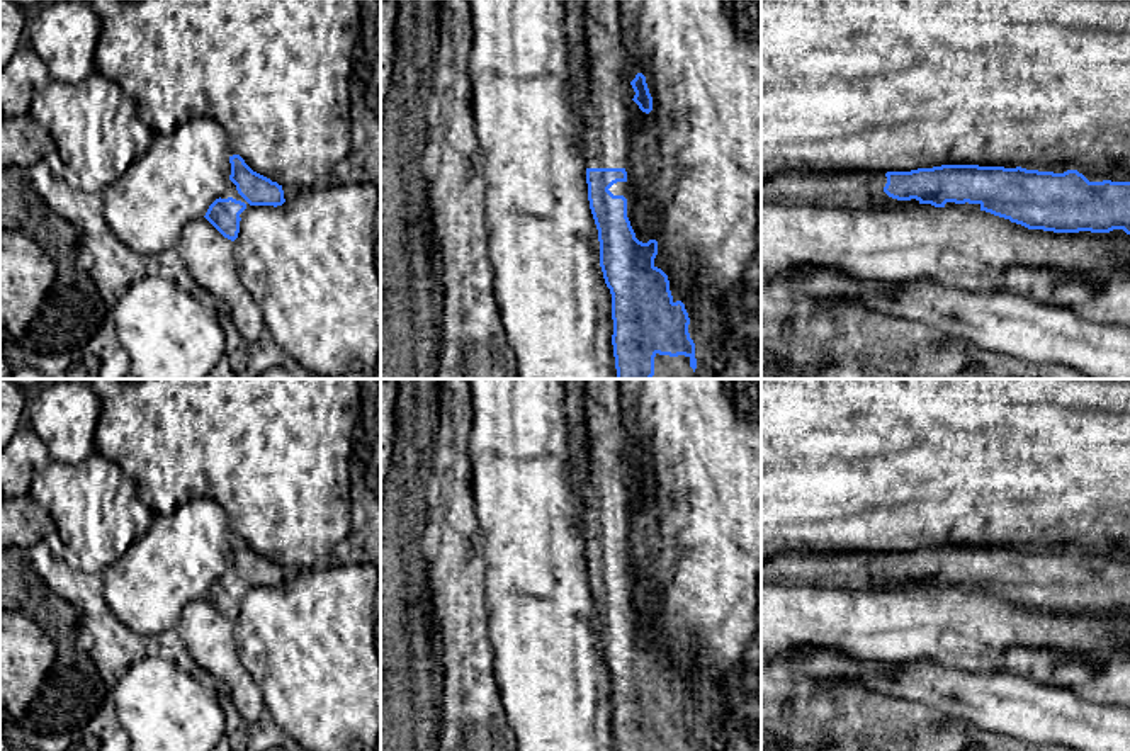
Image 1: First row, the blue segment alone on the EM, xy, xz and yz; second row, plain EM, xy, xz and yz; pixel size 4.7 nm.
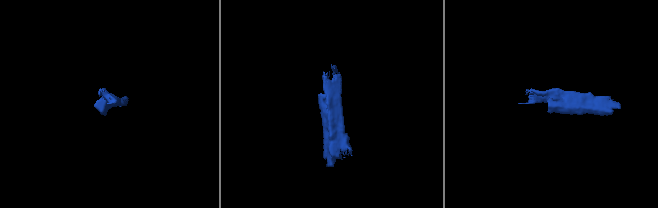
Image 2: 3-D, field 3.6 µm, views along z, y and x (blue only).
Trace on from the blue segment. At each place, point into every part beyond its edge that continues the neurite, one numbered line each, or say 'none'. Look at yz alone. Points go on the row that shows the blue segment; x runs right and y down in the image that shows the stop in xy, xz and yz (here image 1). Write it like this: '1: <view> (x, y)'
1: yz (857, 191)

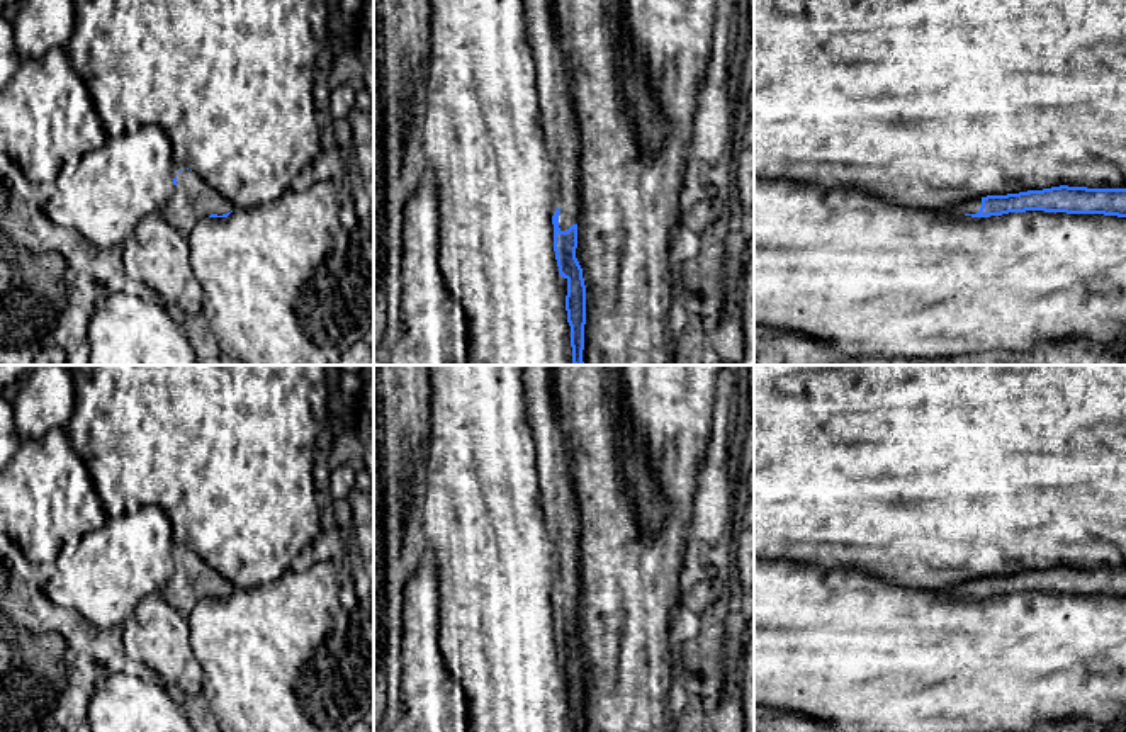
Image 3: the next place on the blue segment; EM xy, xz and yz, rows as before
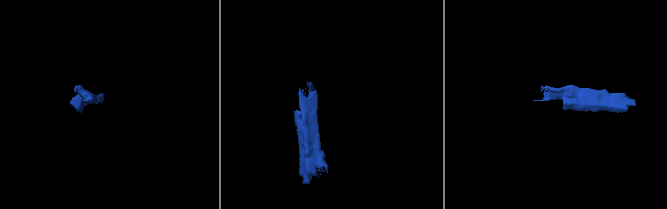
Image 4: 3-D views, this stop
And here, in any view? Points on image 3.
1: xz (561, 136)

